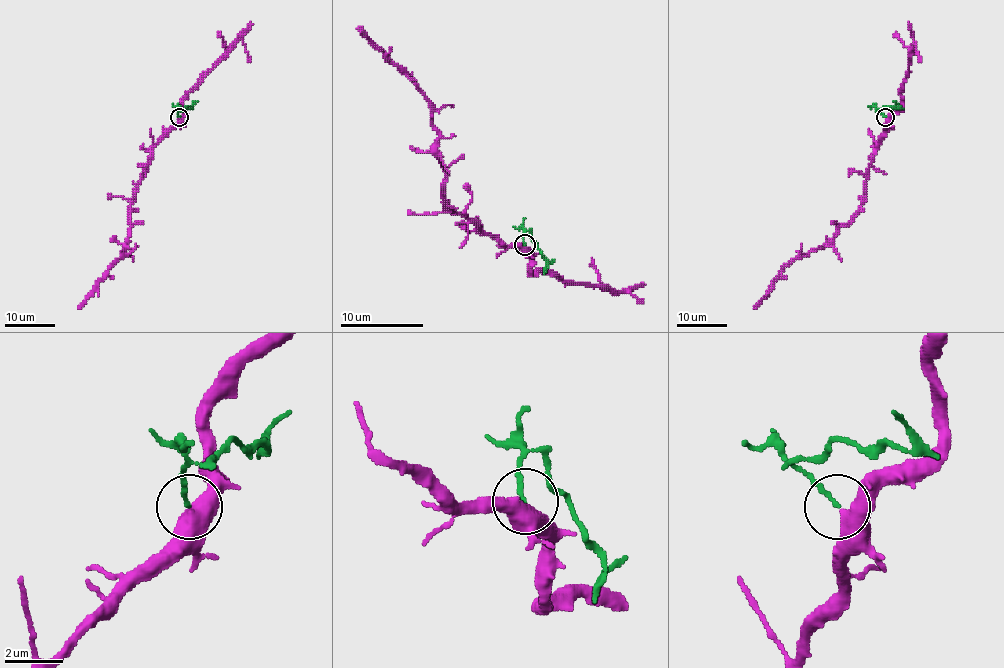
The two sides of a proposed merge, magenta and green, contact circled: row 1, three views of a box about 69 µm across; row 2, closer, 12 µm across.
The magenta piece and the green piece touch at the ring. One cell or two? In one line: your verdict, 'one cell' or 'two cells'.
two cells

